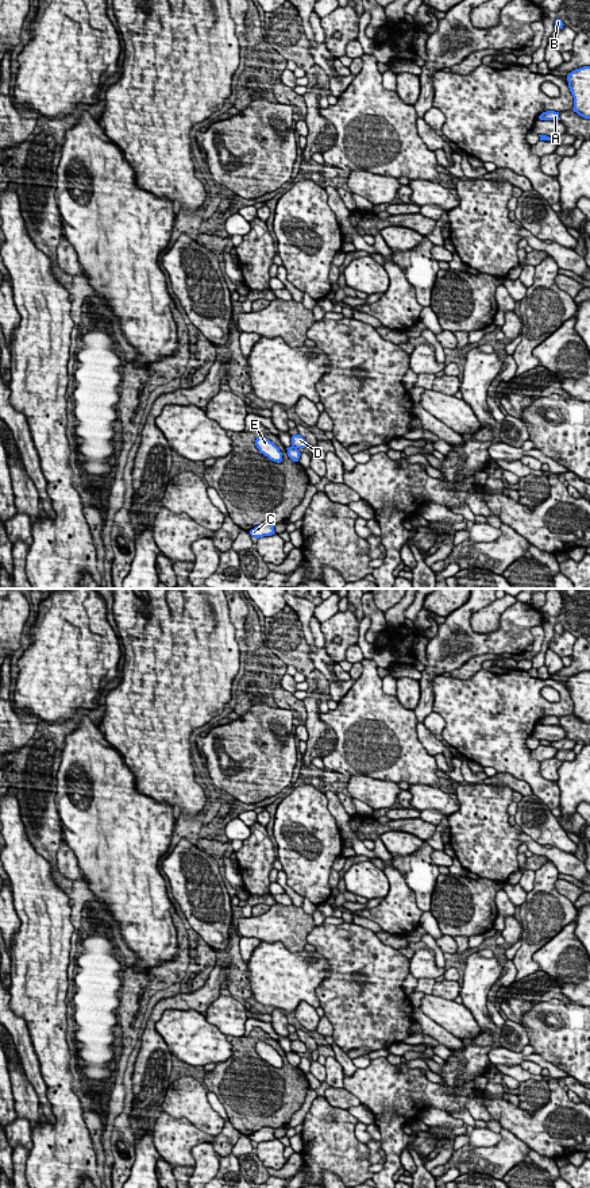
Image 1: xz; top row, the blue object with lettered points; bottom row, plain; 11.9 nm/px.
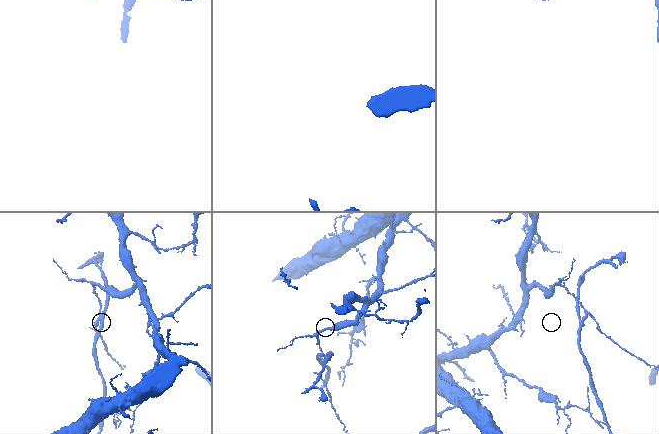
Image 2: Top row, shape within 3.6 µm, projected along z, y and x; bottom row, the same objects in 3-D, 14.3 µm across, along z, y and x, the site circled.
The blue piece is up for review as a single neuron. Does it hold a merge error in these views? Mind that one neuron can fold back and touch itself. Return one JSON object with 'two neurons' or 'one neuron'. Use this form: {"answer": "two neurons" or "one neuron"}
{"answer": "two neurons"}

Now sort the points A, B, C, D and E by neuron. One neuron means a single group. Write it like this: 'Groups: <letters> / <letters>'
Groups: A B C E / D

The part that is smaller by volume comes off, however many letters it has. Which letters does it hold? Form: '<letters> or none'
D

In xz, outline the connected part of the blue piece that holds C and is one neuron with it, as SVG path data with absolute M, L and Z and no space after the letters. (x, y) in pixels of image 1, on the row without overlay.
M263 1127L258 1131L255 1131L254 1134L250 1135L250 1139L259 1143L259 1142L263 1142L263 1141L271 1141L274 1139L274 1130L275 1129L270 1129L270 1127Z

